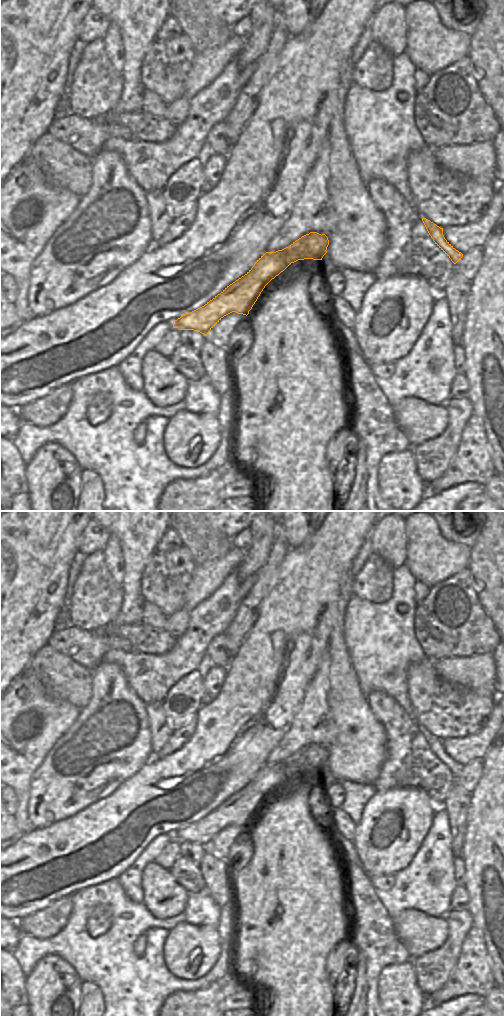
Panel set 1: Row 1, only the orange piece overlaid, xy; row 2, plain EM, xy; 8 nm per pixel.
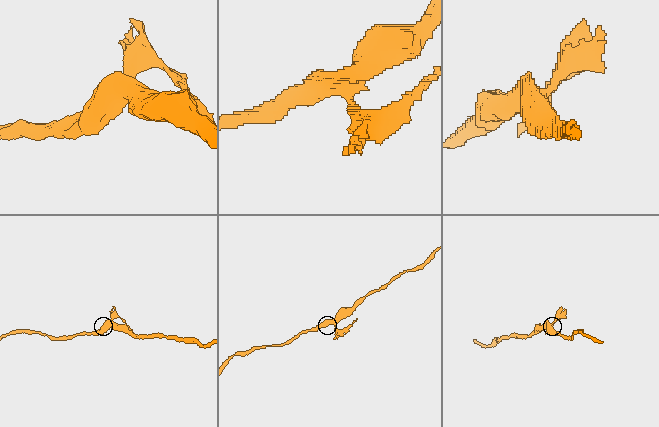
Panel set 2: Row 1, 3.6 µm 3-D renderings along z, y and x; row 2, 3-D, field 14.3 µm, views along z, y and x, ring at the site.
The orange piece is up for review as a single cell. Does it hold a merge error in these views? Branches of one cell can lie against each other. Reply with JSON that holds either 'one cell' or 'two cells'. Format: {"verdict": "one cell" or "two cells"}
{"verdict": "two cells"}

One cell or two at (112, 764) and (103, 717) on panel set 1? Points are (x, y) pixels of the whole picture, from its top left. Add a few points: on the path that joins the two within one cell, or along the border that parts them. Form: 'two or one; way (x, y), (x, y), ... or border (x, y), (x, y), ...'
one; way (90, 775), (85, 778), (83, 770), (103, 739)

